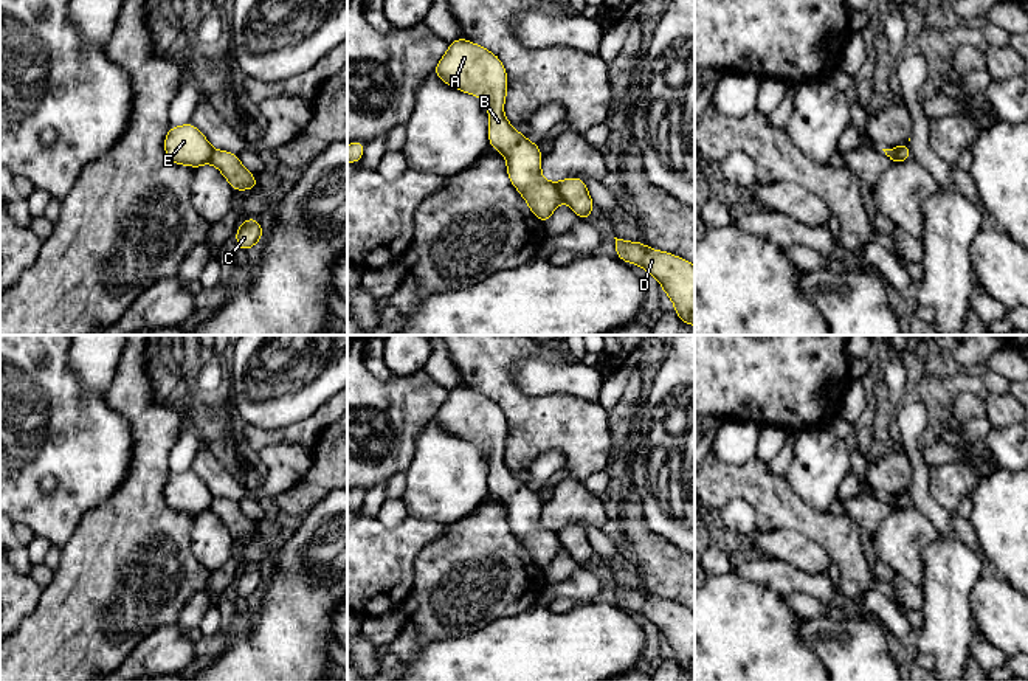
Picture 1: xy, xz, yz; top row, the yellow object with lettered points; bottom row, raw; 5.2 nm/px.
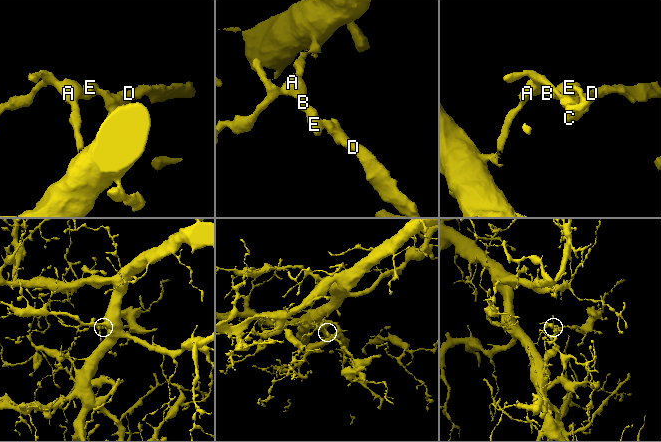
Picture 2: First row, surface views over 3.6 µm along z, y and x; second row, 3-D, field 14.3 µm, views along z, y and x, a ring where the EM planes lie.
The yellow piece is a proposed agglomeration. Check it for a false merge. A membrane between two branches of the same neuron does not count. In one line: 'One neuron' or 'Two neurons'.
Two neurons

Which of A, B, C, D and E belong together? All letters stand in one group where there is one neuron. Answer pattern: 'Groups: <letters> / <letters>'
Groups: A B E / C D

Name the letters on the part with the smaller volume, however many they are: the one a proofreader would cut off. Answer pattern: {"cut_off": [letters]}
{"cut_off": ["C", "D"]}

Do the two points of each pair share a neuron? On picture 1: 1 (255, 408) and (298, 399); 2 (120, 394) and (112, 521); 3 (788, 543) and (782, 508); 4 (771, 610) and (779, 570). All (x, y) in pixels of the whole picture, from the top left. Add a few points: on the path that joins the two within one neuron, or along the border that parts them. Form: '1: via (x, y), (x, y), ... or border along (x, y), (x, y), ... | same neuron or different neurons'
1: via (265, 408), (287, 408) | same neuron
2: via (146, 425), (146, 483), (143, 490) | same neuron
3: border along (757, 528), (794, 529), (817, 545) | different neurons
4: border along (740, 577), (755, 580), (780, 594) | different neurons

